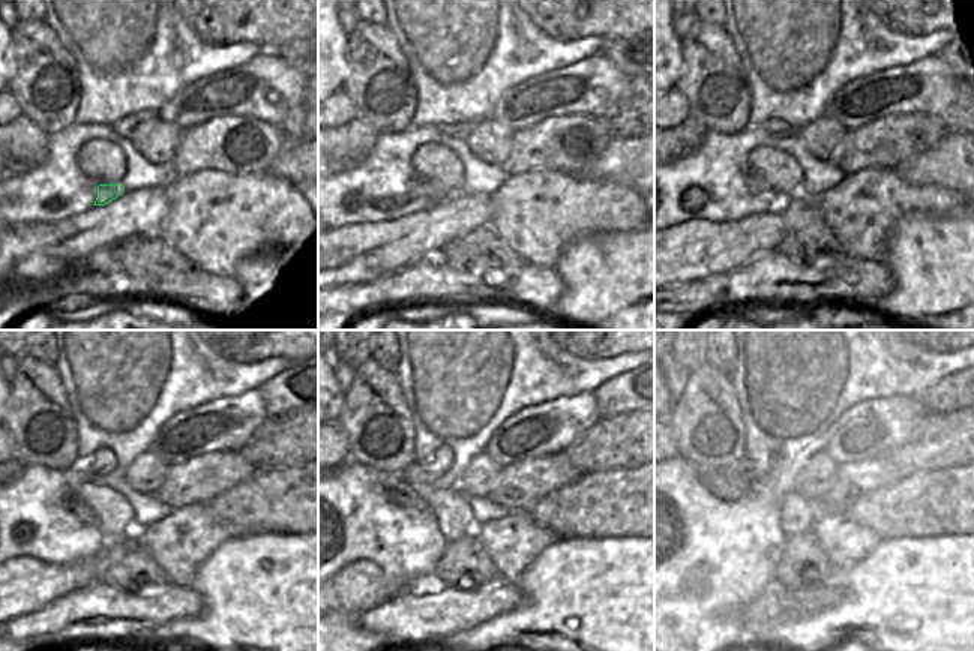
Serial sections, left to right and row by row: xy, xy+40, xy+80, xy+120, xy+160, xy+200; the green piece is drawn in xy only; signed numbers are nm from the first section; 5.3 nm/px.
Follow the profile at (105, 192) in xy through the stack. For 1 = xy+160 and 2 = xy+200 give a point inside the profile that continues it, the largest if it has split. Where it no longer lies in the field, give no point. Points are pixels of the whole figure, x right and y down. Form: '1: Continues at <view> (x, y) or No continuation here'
1: Continues at xy+160 (398, 491)
2: Continues at xy+200 (721, 483)

